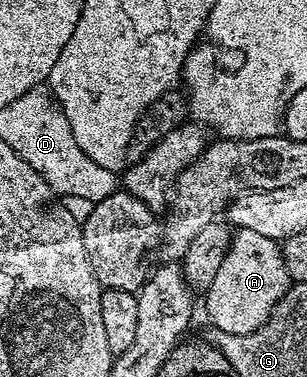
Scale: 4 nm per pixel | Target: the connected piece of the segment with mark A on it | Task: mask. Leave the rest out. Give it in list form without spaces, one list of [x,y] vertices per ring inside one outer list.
[[[235,228],[229,250],[213,278],[213,286],[205,293],[207,316],[216,332],[244,336],[256,332],[271,317],[276,302],[291,287],[291,275],[285,270],[280,241],[265,238],[254,230]]]

